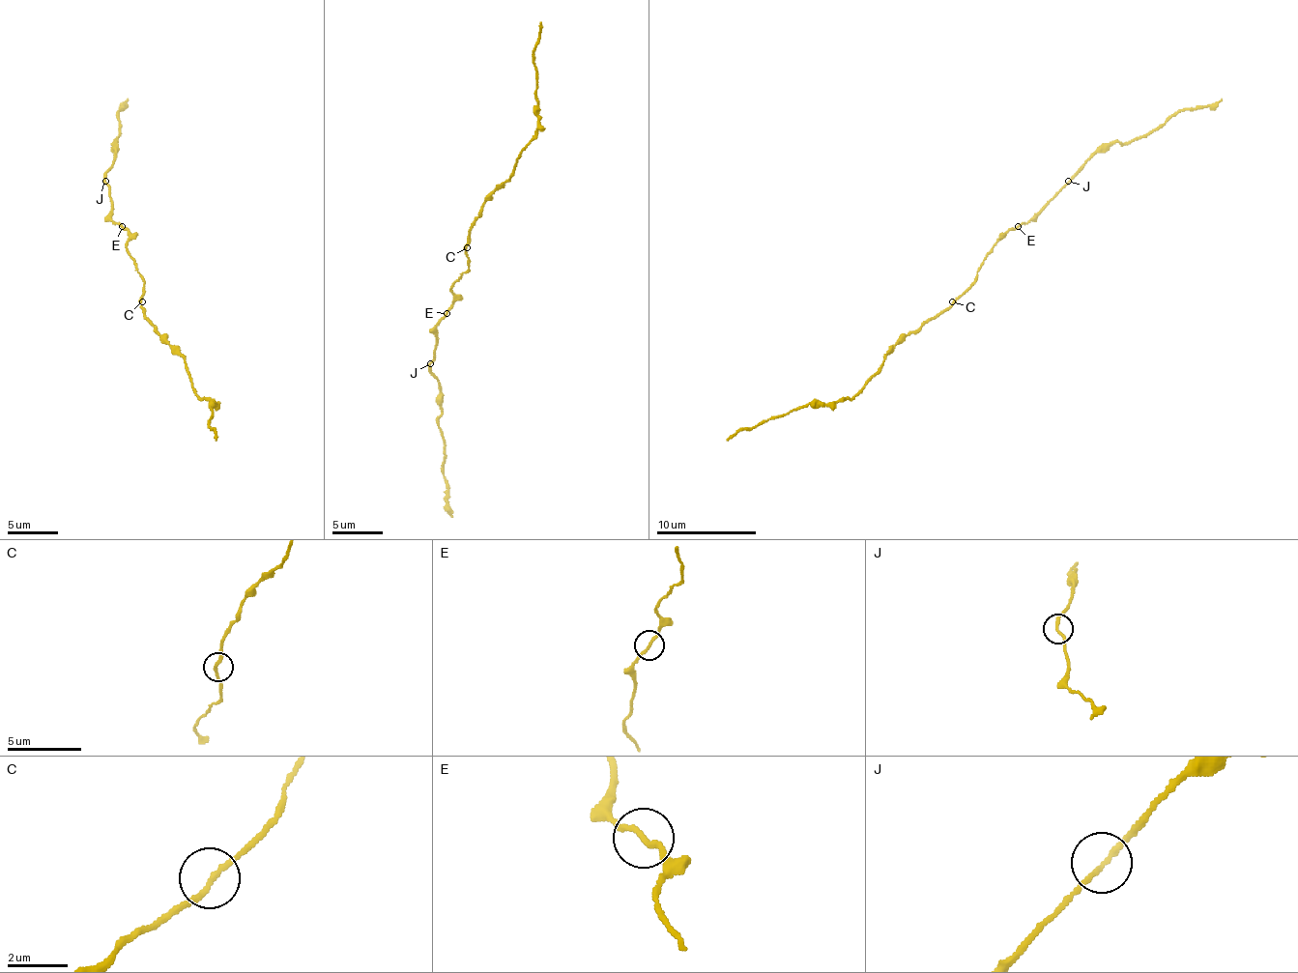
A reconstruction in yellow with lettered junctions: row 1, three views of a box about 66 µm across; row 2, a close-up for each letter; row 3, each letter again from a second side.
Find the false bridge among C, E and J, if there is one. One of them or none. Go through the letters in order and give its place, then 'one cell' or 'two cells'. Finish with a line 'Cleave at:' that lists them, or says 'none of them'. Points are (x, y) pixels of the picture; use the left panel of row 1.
C: at (142, 301); one cell
E: at (122, 226); one cell
J: at (105, 181); two cells
Cleave at: J

